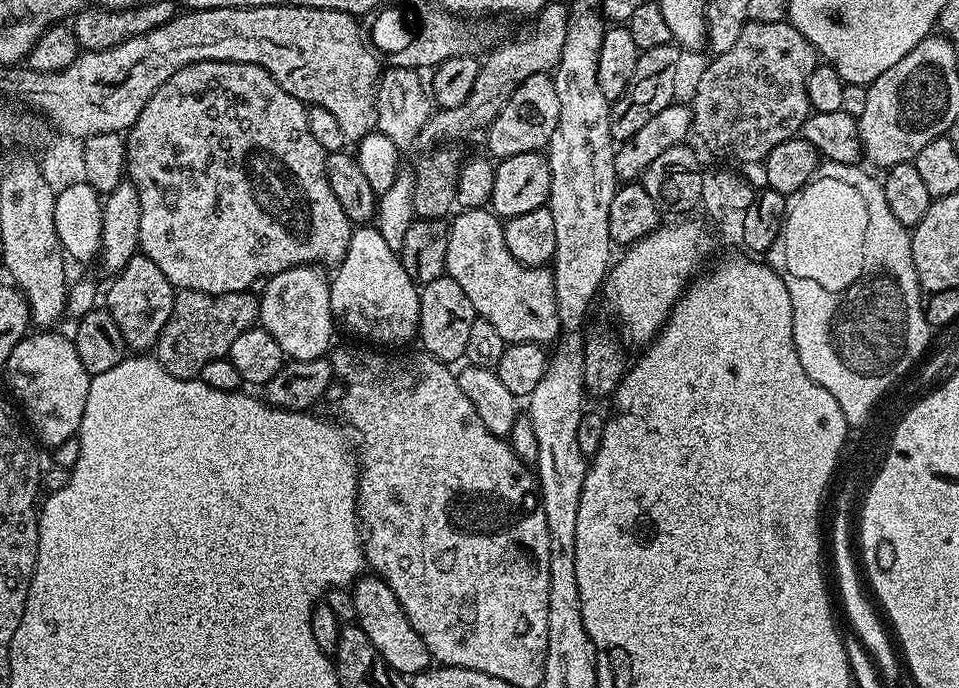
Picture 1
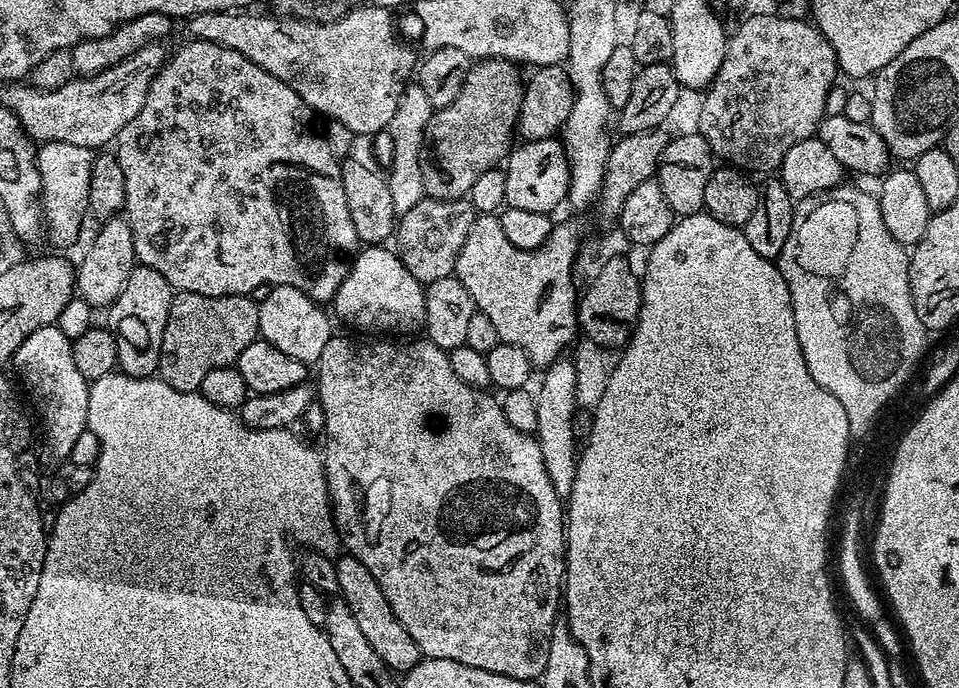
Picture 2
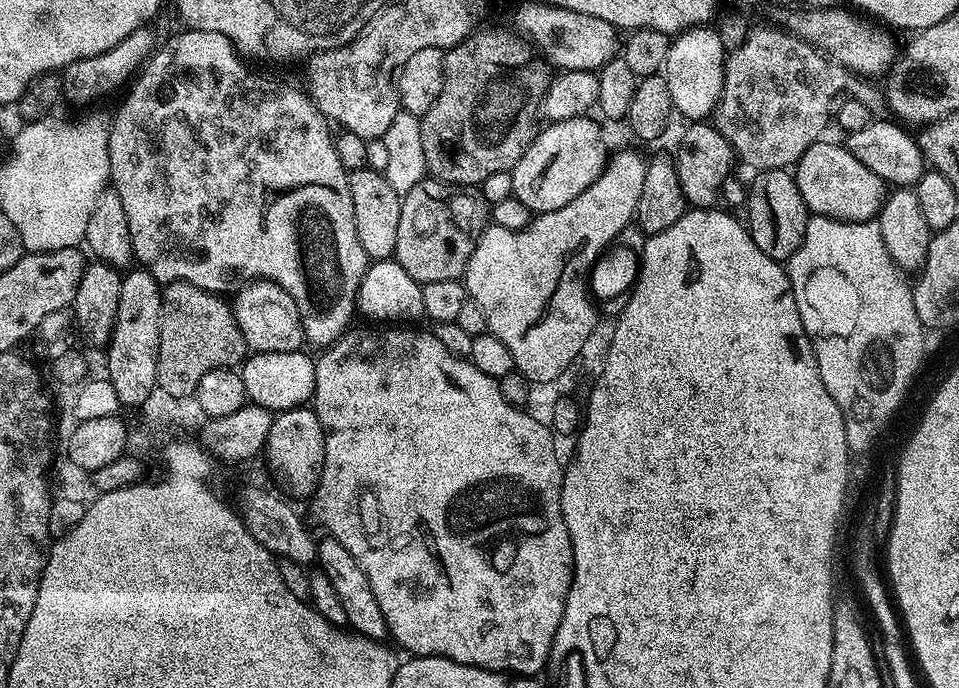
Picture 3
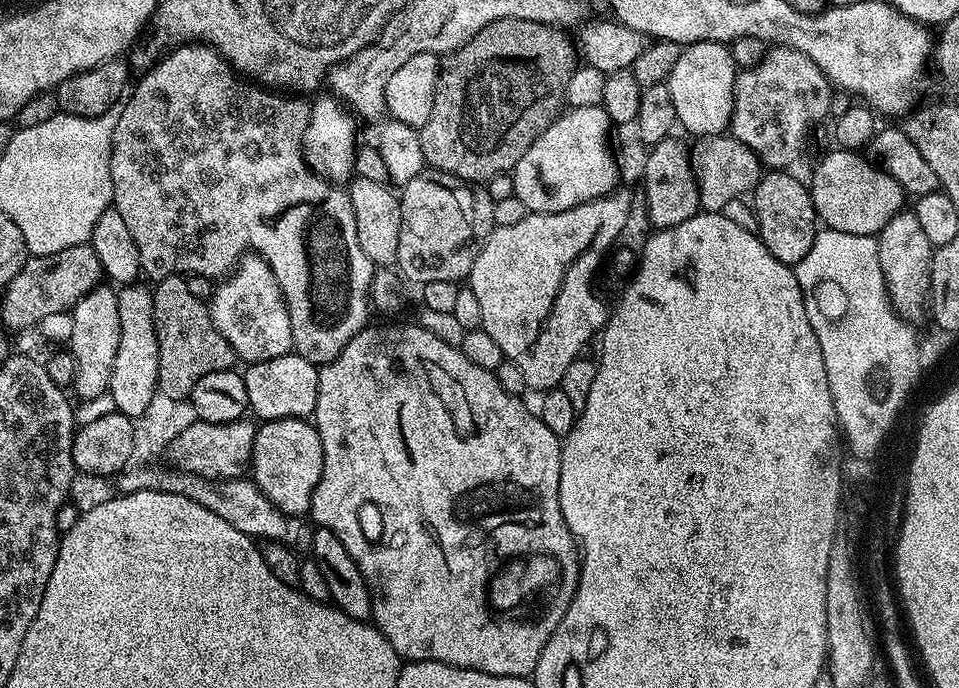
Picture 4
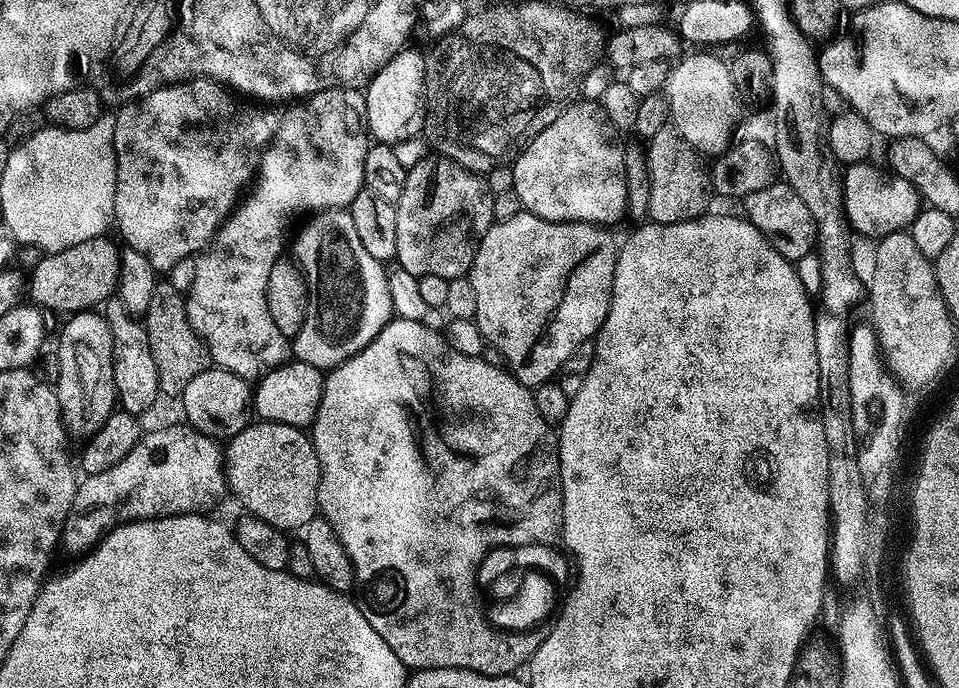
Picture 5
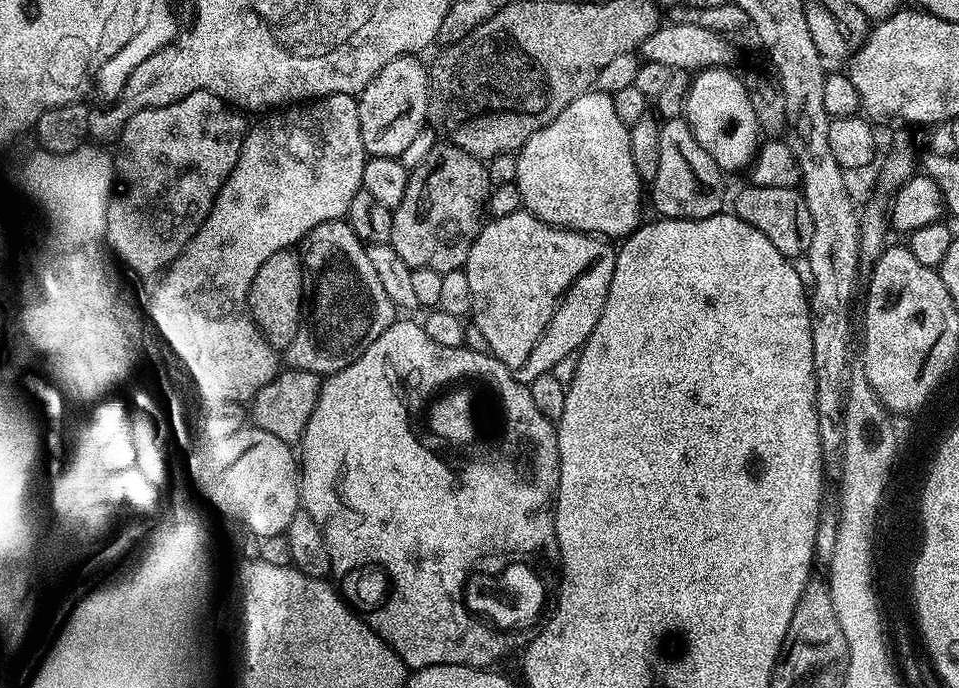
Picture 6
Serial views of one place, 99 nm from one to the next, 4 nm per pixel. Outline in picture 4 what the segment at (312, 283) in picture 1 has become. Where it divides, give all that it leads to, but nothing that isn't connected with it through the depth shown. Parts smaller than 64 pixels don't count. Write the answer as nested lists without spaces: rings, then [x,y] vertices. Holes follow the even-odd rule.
[[[241,256],[239,264],[217,284],[220,285],[210,299],[212,321],[241,361],[257,364],[270,358],[282,358],[293,351],[290,326],[292,312],[274,278],[274,270],[270,270],[261,256]]]

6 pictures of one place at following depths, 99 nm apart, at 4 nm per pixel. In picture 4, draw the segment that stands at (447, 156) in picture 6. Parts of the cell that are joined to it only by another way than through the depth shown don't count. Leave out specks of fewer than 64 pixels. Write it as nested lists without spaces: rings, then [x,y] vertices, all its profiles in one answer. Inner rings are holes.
[[[425,170],[403,185],[399,193],[402,210],[402,234],[398,234],[398,258],[395,267],[405,281],[413,280],[416,286],[426,282],[464,282],[472,272],[474,262],[484,245],[484,239],[496,227],[493,200],[488,197],[487,187],[459,180],[445,172]]]

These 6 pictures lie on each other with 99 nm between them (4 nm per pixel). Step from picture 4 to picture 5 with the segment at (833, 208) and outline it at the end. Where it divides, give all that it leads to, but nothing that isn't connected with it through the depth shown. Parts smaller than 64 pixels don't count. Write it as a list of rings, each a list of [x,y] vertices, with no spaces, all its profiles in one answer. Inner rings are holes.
[[[865,162],[847,165],[842,172],[844,219],[855,235],[857,232],[860,236],[869,236],[872,242],[878,242],[882,237],[895,232],[905,231],[912,225],[922,207],[920,195],[916,193],[914,186],[910,186],[910,182],[906,182],[906,178],[889,175],[881,168],[875,168],[872,162]]]

